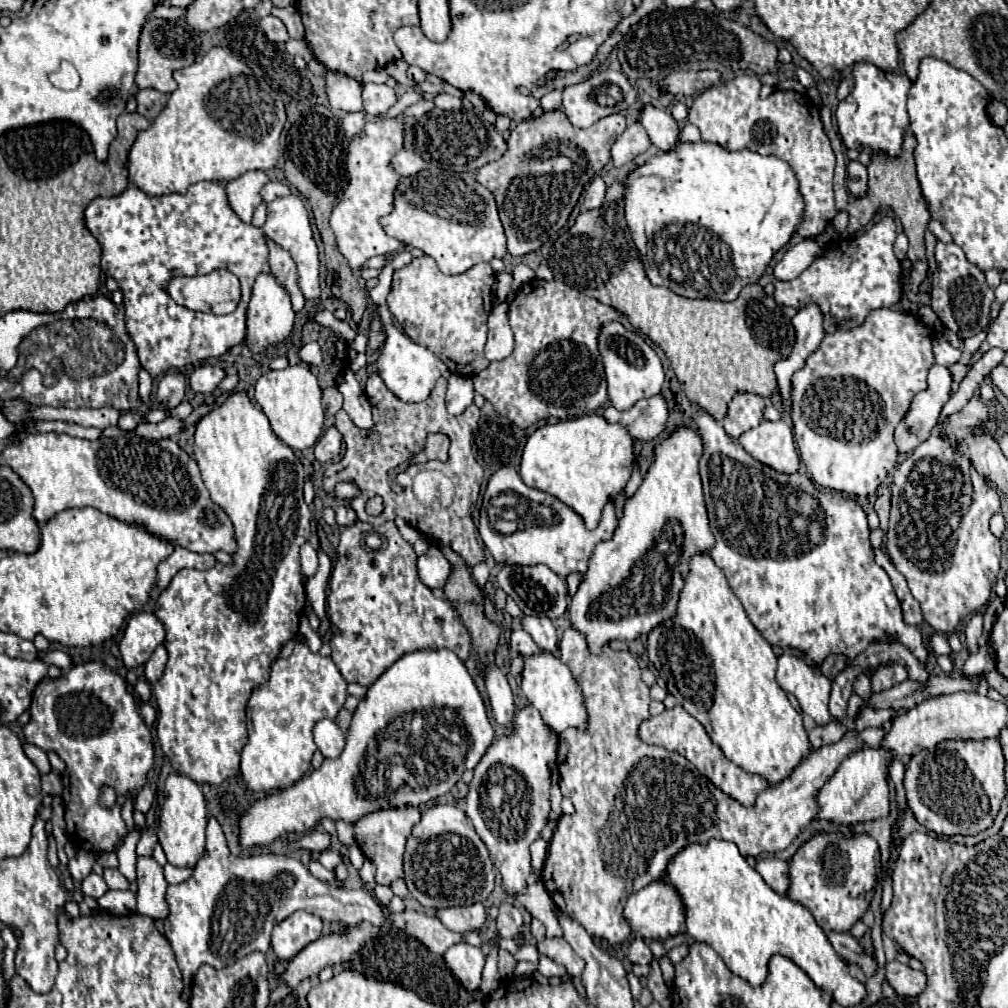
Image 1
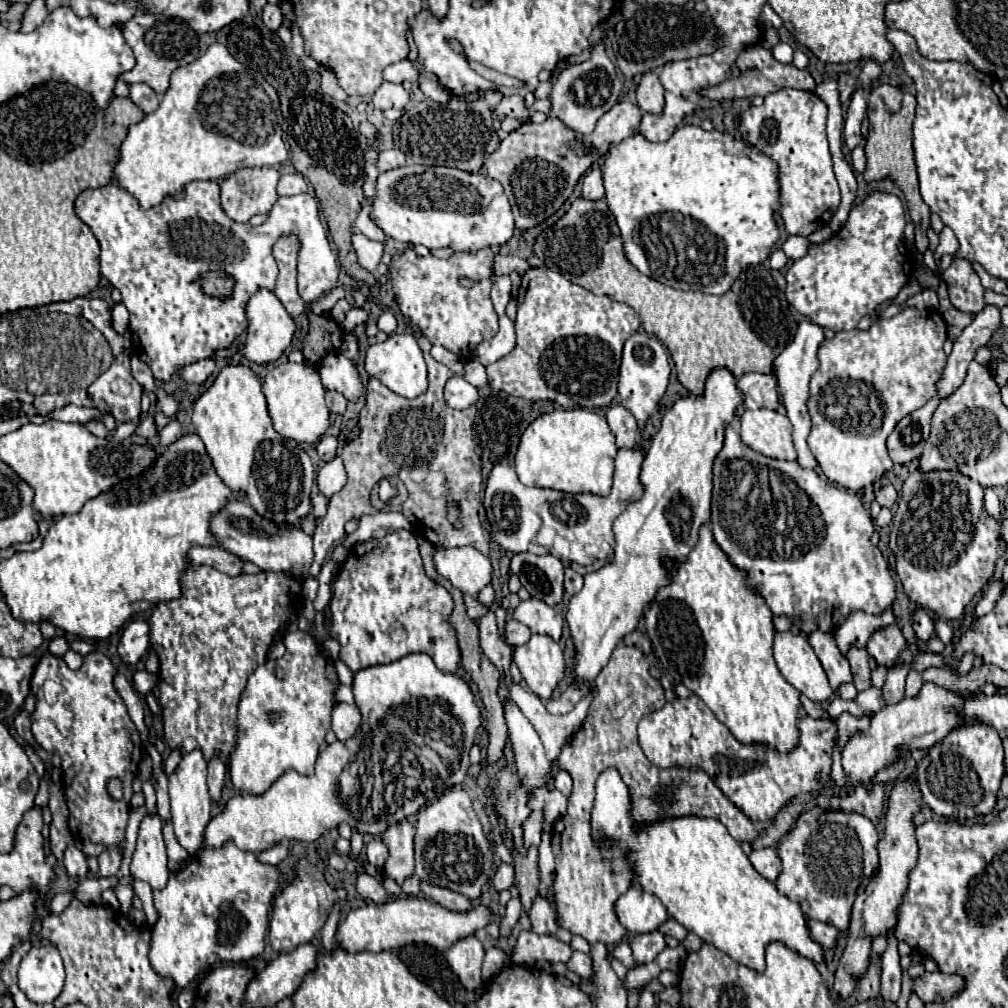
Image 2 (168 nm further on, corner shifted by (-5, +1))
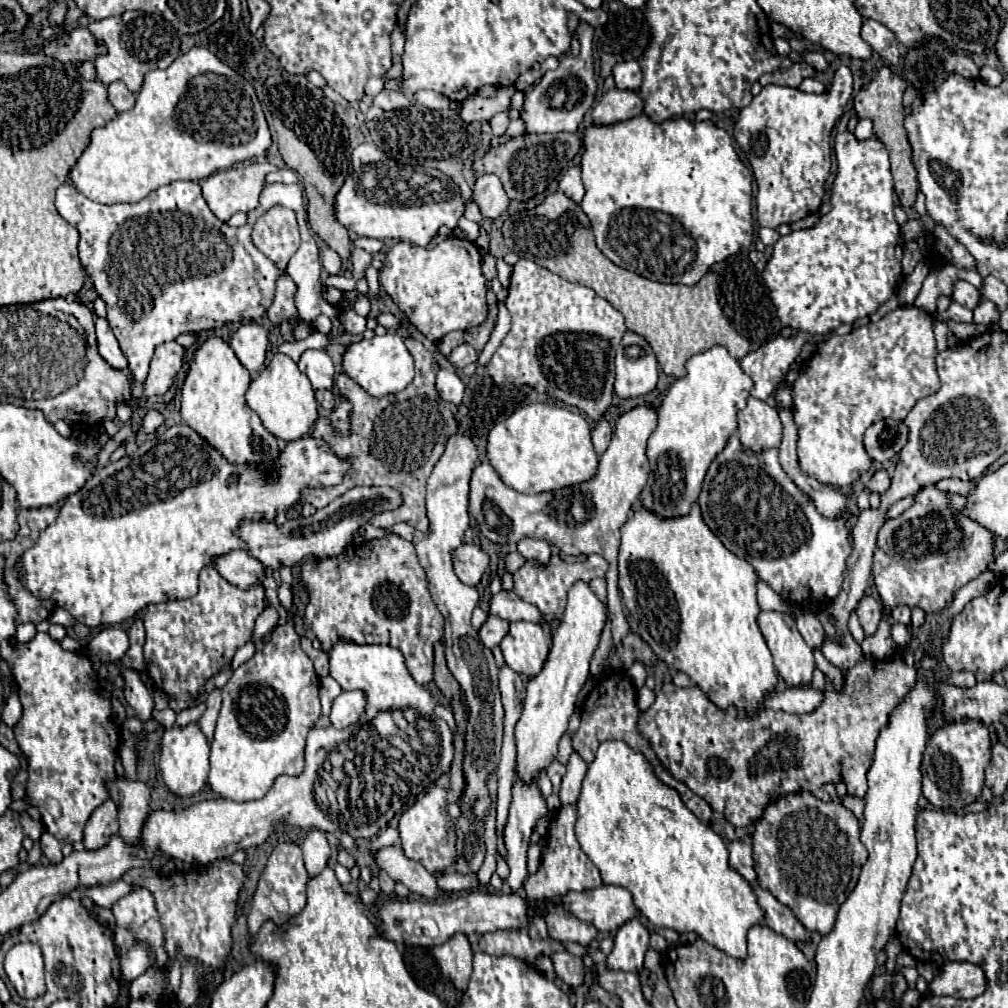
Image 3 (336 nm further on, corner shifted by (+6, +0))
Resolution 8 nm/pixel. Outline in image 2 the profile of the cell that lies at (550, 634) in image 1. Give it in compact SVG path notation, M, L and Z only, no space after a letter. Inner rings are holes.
M539 600L521 602L513 610L513 618L519 620L521 624L529 626L529 630L533 634L547 634L549 638L555 638L555 642L559 642L559 638L561 638L563 618L545 602L539 602Z

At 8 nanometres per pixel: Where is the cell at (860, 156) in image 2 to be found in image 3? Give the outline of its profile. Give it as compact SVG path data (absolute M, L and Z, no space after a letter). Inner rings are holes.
M860 119L860 121L858 121L858 125L856 125L856 131L854 131L854 133L856 133L856 137L858 137L858 139L862 139L862 141L864 141L864 139L868 139L868 137L872 137L872 135L874 135L872 121L870 121L870 119Z

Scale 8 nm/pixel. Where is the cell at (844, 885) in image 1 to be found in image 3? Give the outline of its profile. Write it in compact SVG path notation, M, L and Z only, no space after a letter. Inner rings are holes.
M812 793L780 795L764 809L754 835L752 853L756 863L758 885L776 895L796 919L810 931L826 935L832 931L840 905L854 889L860 869L868 859L860 843L860 823L842 803L820 801ZM796 881L794 891L780 891Z

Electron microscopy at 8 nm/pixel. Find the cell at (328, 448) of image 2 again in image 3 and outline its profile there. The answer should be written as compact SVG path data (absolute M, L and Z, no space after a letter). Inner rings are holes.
M172 425L170 429L166 429L160 435L152 437L152 439L146 439L138 451L130 457L122 457L120 461L116 463L110 463L106 465L104 469L96 471L88 483L74 495L70 495L62 509L60 509L60 515L56 519L56 523L52 523L46 531L40 533L40 539L38 543L28 549L22 557L20 557L20 573L22 573L22 581L24 585L40 599L52 599L58 607L64 607L68 609L78 623L84 623L88 627L98 627L98 625L112 625L112 623L120 623L128 617L134 617L140 609L144 609L146 605L150 603L160 603L160 601L170 601L170 599L188 599L192 595L196 595L198 591L198 573L206 567L206 565L212 565L212 561L220 555L226 555L234 549L246 549L246 543L234 533L238 523L240 521L274 521L276 519L276 513L278 511L288 511L290 507L294 507L300 497L302 497L302 491L306 487L332 487L332 485L338 485L342 481L346 473L346 465L344 461L332 453L330 445L322 439L316 439L312 435L306 435L306 437L300 437L296 441L288 441L286 447L280 451L280 459L276 459L274 463L274 471L272 471L272 479L268 479L268 473L262 469L262 467L244 467L238 465L238 463L228 463L220 451L216 451L204 437L200 437L192 427L188 425Z

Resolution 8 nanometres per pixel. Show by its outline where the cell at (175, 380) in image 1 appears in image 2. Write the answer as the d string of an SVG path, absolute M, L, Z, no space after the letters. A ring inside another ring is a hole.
M159 390L159 392L157 392L157 402L159 402L161 412L163 412L165 416L173 416L173 414L177 412L177 408L179 408L179 402L175 400L175 396L173 396L173 394L167 394L165 390Z

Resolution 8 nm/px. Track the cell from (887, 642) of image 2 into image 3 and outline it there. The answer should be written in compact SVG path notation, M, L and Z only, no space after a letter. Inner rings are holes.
M864 595L856 607L856 613L860 617L860 625L864 627L866 635L872 635L878 629L880 617L882 617L882 605L876 597Z

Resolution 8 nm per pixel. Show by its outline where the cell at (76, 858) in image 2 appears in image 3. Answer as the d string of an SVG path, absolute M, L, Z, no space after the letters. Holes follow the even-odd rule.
M44 831L44 835L40 837L40 847L42 847L42 853L46 855L46 859L50 863L62 861L62 843L58 839L54 839L50 833Z

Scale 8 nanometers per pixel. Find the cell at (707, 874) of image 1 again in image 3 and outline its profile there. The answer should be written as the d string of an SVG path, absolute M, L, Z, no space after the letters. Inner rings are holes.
M604 741L604 743L600 743L598 753L594 757L594 763L588 765L588 771L584 775L580 797L578 797L578 803L576 803L576 811L578 811L578 817L576 817L578 843L580 843L582 851L588 855L588 859L600 869L602 881L606 885L622 885L624 889L628 889L632 899L634 899L636 909L652 925L656 925L656 927L670 927L670 929L674 929L678 933L694 931L704 941L708 941L710 945L718 947L720 951L724 951L724 953L728 953L728 955L732 955L736 959L744 959L746 957L746 933L748 933L748 929L752 925L762 923L762 909L760 909L760 905L756 901L756 895L754 895L752 887L748 885L748 881L742 875L738 875L734 869L730 869L730 865L728 865L728 849L726 849L726 843L722 841L722 837L710 825L702 823L692 811L688 811L688 807L684 805L684 801L680 799L680 795L678 795L678 791L674 787L668 787L666 783L660 783L660 779L656 779L656 773L652 769L652 765L648 763L648 759L640 751L634 751L624 741Z

